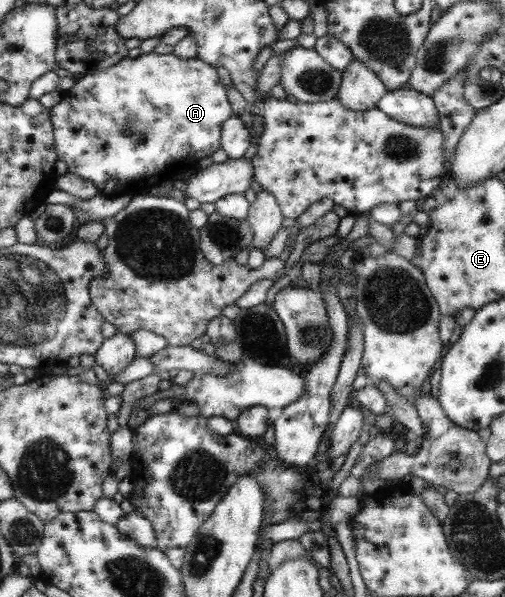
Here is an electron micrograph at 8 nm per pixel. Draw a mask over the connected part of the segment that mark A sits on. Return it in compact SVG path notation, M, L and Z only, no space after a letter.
M153 51L142 53L136 58L127 57L107 69L101 69L97 73L84 77L78 77L76 85L64 92L64 100L52 109L60 159L68 164L70 173L83 177L83 179L94 181L98 185L101 194L111 197L149 194L150 189L162 184L165 177L169 179L169 175L173 175L173 173L197 168L197 163L201 159L211 157L215 151L219 151L222 148L222 125L231 117L231 105L229 105L229 101L225 97L224 83L219 81L219 77L217 77L218 71L215 71L215 68L215 66L201 61L198 57L186 60L175 57L172 53L156 54Z

